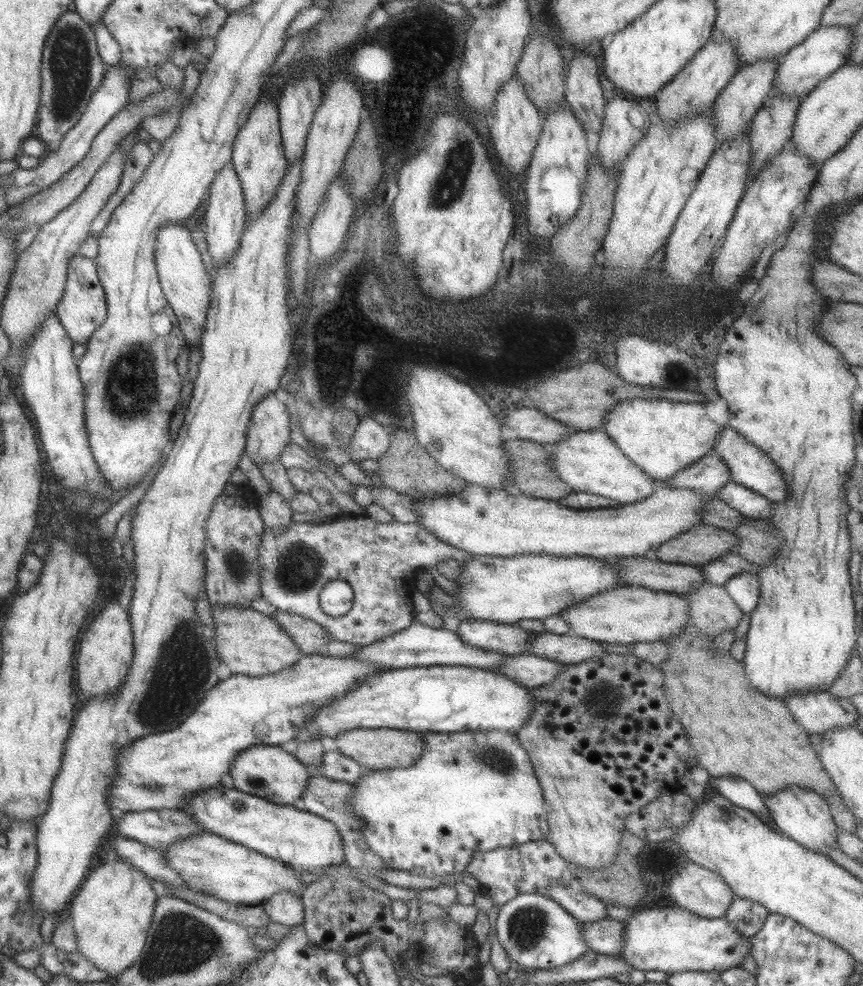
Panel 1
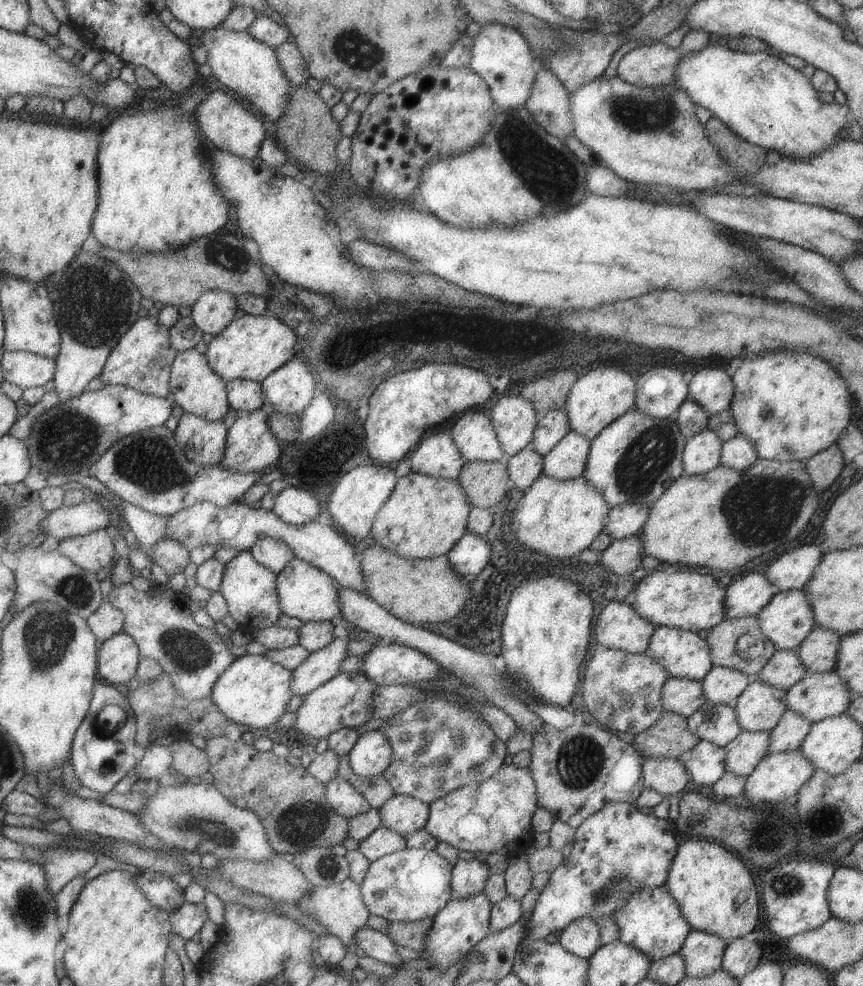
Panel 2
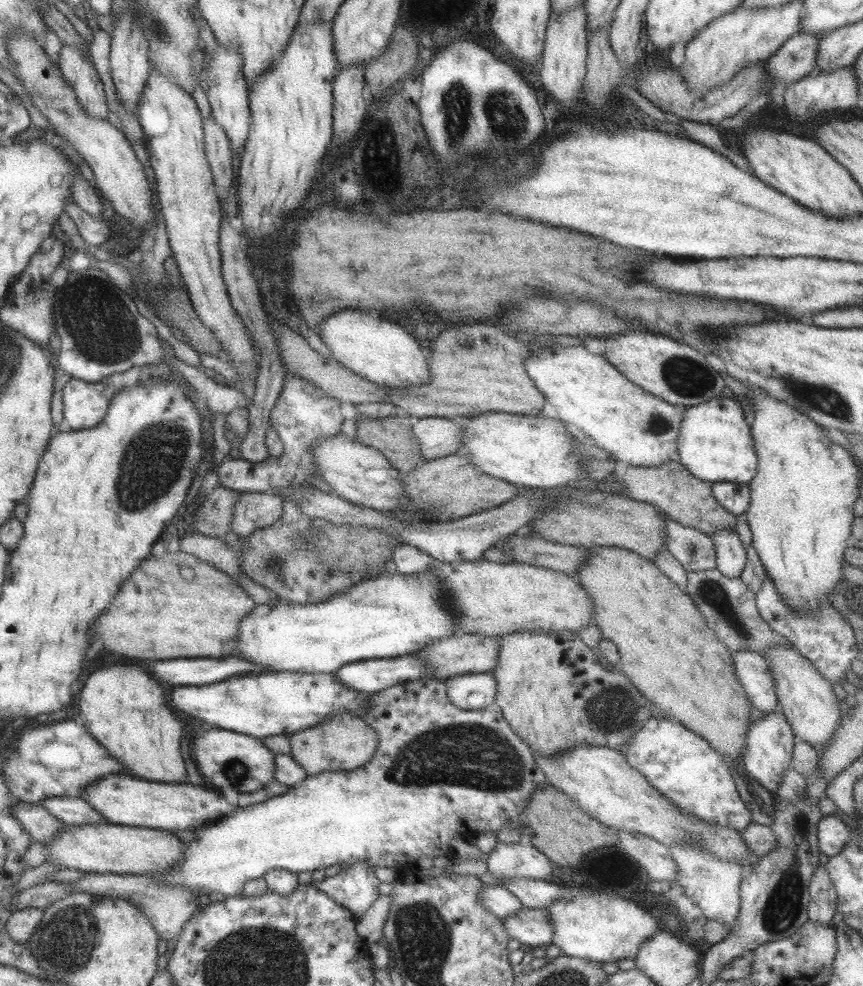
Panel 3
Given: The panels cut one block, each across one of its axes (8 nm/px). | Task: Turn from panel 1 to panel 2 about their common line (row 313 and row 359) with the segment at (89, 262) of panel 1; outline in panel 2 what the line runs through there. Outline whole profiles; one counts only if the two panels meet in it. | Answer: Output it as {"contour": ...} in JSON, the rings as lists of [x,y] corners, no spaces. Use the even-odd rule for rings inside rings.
{"contour":[[[79,252],[65,268],[61,271],[55,271],[51,276],[55,281],[55,292],[57,300],[52,302],[52,308],[55,310],[57,328],[59,330],[61,342],[59,354],[55,358],[56,369],[53,375],[53,388],[59,401],[75,398],[86,390],[87,383],[95,376],[99,377],[105,364],[109,352],[120,337],[127,332],[127,329],[138,319],[137,311],[141,306],[139,301],[143,296],[135,288],[135,284],[129,280],[127,274],[123,274],[115,264],[105,262],[93,252]]]}

